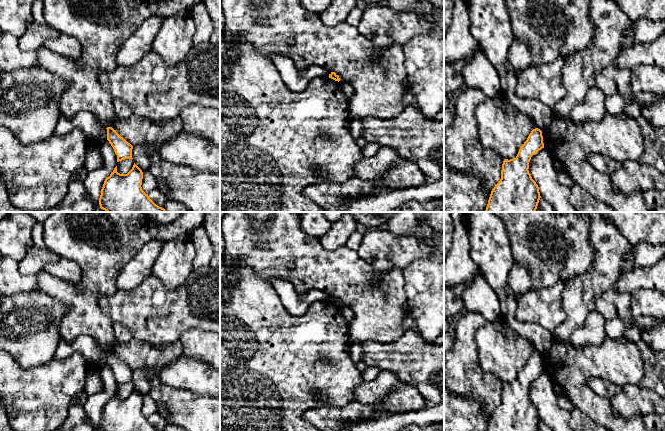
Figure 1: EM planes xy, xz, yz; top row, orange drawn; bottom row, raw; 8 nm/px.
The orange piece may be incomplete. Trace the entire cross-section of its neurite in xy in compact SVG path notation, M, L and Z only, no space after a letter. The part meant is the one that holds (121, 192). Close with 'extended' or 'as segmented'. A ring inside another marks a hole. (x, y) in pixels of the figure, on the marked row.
M134 163L127 174L117 172L117 166L104 181L99 198L106 212L167 212L156 205L142 190L142 170Z; as segmented

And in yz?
M535 128L515 159L505 159L501 179L492 189L485 212L535 212L541 198L529 173L531 157L544 148L542 131Z; as segmented

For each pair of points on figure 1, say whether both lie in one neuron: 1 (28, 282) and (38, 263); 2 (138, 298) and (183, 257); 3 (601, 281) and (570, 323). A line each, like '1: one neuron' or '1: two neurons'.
1: two neurons
2: two neurons
3: one neuron

